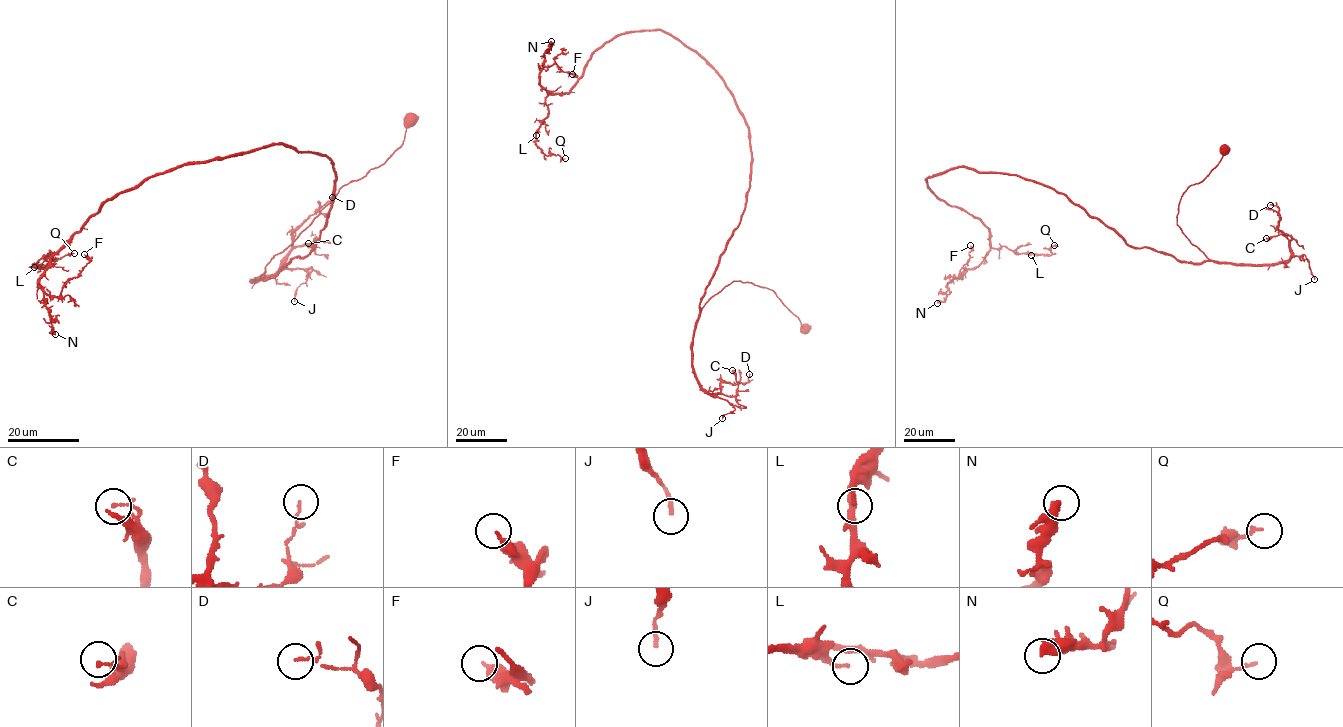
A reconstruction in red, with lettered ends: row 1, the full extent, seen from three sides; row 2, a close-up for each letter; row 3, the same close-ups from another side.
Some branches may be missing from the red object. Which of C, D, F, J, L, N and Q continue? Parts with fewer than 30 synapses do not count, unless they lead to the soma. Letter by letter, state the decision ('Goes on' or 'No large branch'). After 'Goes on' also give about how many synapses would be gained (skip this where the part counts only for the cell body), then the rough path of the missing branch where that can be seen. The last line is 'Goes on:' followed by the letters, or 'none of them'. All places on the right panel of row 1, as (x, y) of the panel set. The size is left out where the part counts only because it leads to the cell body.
C: No large branch
D: No large branch
F: No large branch
J: No large branch
L: No large branch
N: No large branch
Q: No large branch
Goes on: none of them

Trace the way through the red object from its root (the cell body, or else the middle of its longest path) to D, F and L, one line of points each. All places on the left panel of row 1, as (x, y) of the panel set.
D: (410, 119), (403, 144), (379, 167), (344, 185), (251, 281), (277, 270), (291, 246), (291, 234), (332, 197)
F: (410, 119), (273, 277), (316, 245), (335, 178), (282, 144), (121, 191), (39, 286), (59, 296), (84, 254)
L: (410, 119), (271, 259), (273, 277), (316, 245), (335, 178), (324, 155), (282, 144), (150, 176), (34, 267)

